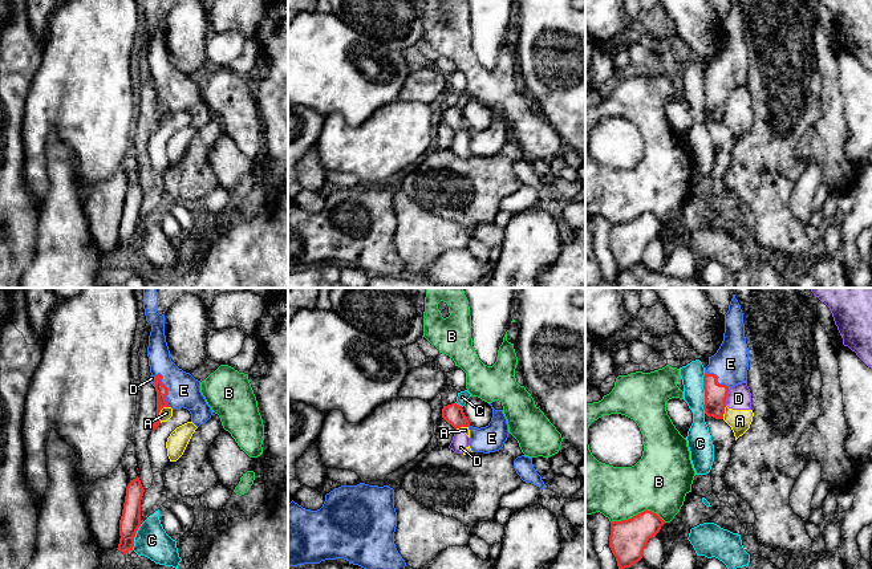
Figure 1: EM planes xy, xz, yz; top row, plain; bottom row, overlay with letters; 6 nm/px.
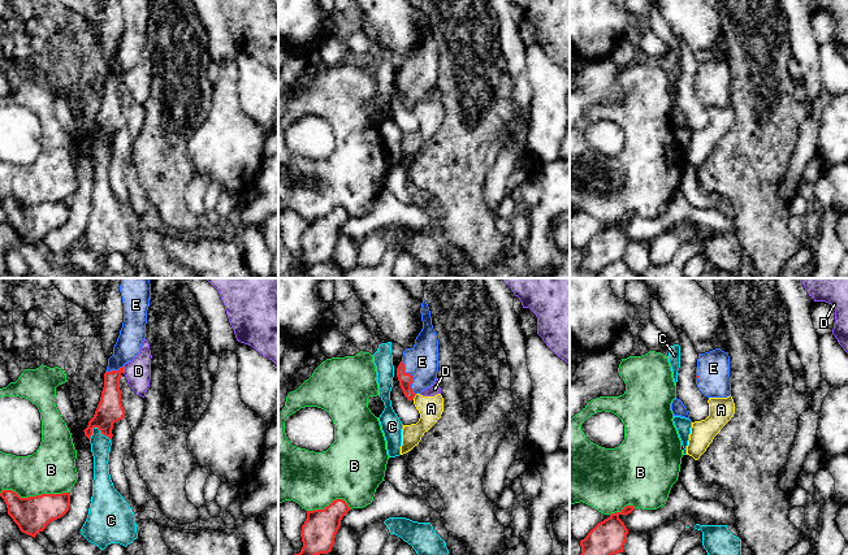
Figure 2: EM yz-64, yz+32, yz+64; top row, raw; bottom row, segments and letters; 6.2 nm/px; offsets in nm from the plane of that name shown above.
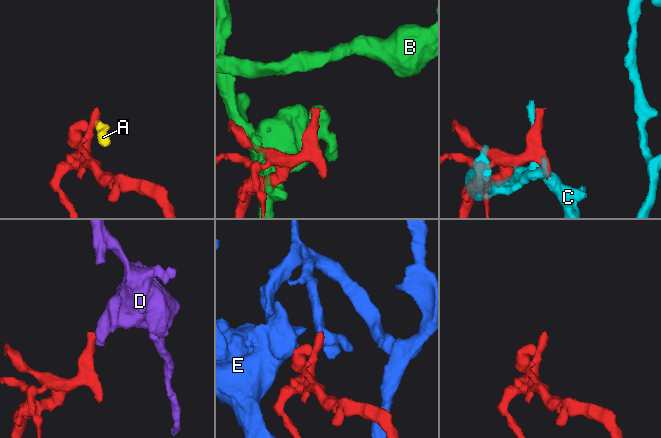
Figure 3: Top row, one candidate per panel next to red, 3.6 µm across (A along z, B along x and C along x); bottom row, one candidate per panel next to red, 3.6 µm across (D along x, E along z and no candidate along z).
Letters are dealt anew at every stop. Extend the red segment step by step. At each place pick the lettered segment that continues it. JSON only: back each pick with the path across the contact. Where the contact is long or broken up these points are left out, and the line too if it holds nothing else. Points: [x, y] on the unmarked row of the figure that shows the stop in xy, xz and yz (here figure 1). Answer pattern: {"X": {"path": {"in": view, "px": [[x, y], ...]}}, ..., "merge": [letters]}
{"E": {"path": {"in": "xy", "px": [[161, 92], [166, 93], [183, 93]]}}, "merge": ["E"]}

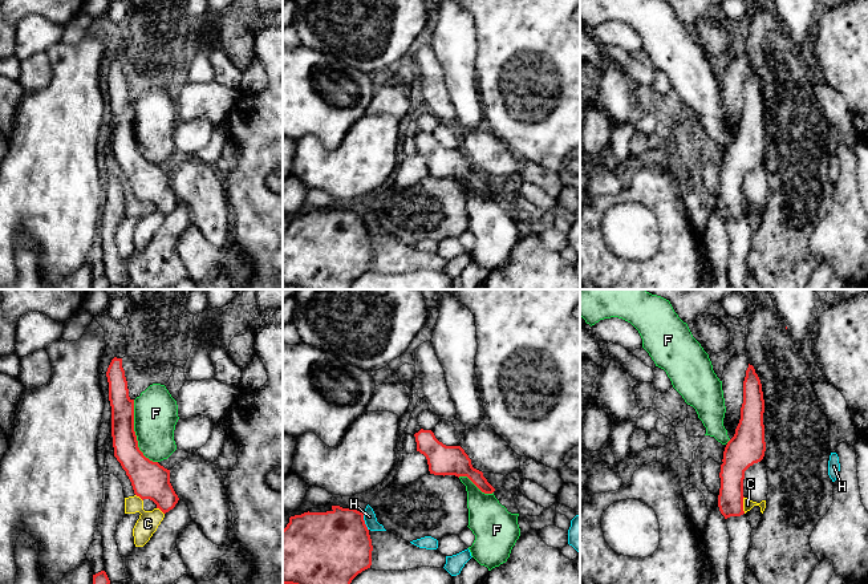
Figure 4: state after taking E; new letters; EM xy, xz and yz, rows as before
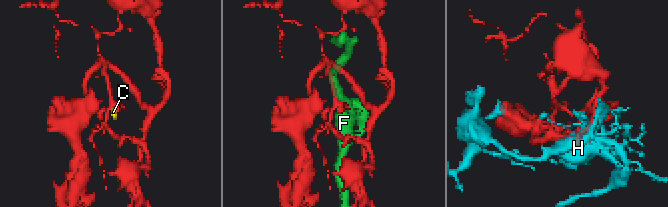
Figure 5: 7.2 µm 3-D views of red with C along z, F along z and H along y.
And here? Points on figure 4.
{"merge": []}

